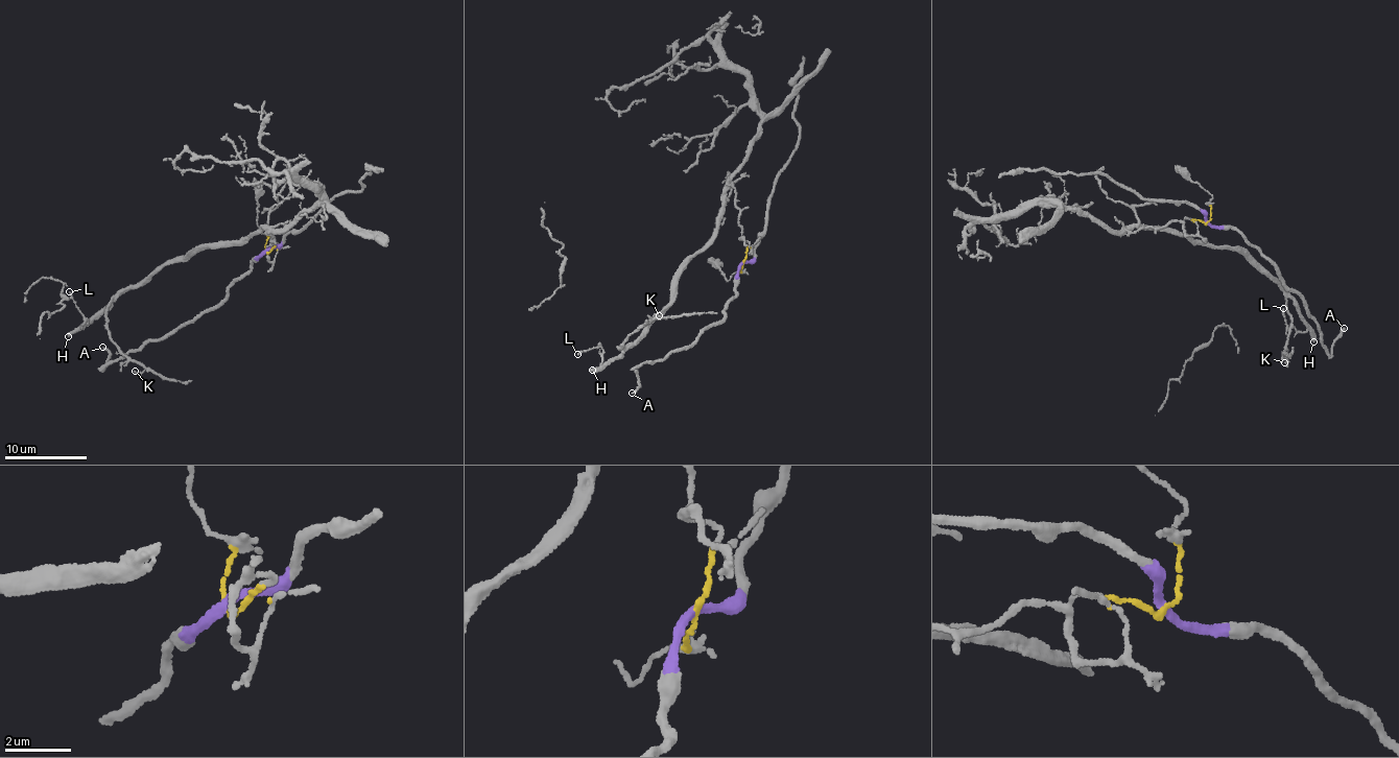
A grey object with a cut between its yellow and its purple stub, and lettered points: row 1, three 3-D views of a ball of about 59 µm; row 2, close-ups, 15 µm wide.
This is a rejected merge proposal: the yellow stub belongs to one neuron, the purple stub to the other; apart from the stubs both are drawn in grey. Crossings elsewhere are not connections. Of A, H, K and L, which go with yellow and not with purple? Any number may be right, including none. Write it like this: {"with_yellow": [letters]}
{"with_yellow": ["H", "K", "L"]}

